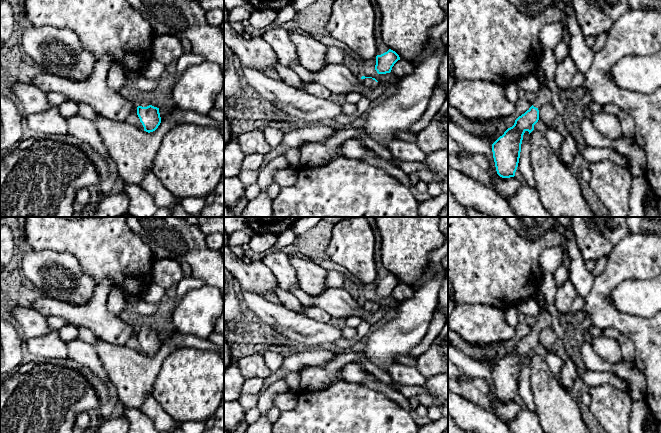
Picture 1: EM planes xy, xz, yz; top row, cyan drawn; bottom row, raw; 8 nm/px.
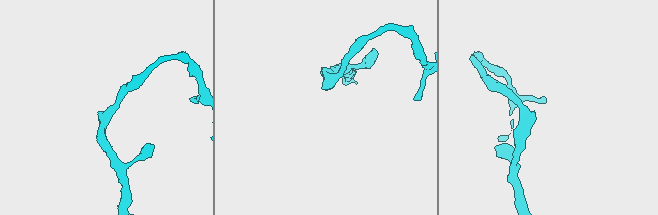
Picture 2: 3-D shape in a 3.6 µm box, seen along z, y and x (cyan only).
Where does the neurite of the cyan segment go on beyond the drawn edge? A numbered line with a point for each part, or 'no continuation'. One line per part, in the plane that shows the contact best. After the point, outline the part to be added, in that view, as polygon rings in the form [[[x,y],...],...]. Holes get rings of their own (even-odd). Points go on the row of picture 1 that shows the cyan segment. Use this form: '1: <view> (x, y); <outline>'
1: xz (367, 82); [[[365,78],[365,79],[362,79],[362,84],[366,88],[374,88],[378,84],[378,82],[376,82],[372,78]]]

